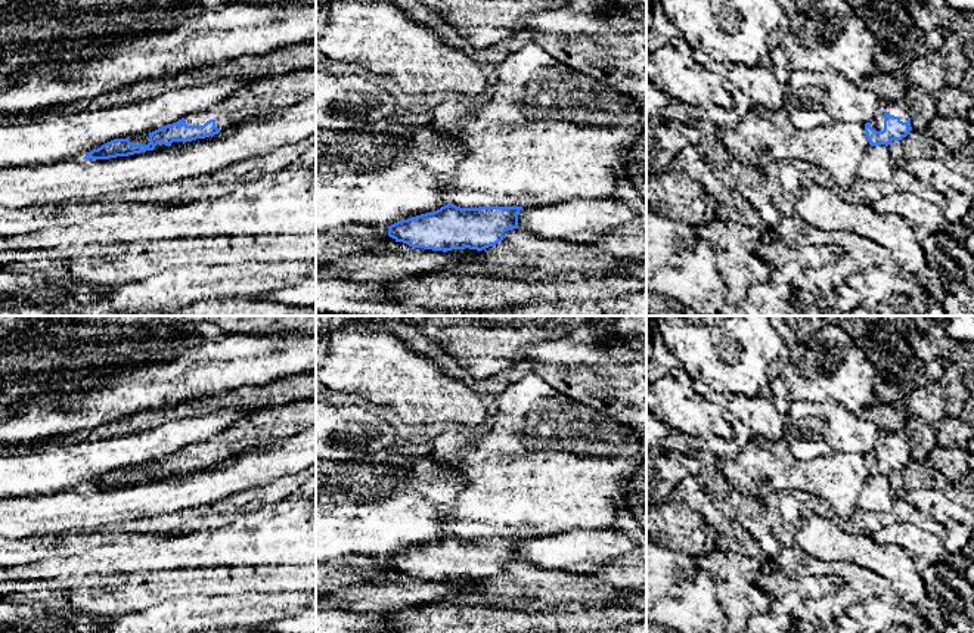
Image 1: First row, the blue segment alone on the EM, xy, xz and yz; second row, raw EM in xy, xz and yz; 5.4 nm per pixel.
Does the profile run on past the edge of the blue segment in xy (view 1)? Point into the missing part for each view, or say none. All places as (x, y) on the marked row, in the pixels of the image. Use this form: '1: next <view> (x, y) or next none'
1: next xy (270, 93)

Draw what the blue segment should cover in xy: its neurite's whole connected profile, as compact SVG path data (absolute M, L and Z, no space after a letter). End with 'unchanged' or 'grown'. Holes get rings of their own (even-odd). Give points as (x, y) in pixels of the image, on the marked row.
M316 68L298 69L285 75L252 81L238 93L223 99L215 108L187 115L170 125L149 133L148 145L134 145L127 139L115 139L90 151L83 159L109 159L153 151L162 143L205 139L241 124L252 117L267 115L285 106L316 96Z; grown

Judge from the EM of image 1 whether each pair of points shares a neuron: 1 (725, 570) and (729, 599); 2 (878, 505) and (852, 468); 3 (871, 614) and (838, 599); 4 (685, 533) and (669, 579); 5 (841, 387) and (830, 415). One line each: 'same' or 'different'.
1: same
2: different
3: different
4: different
5: different

